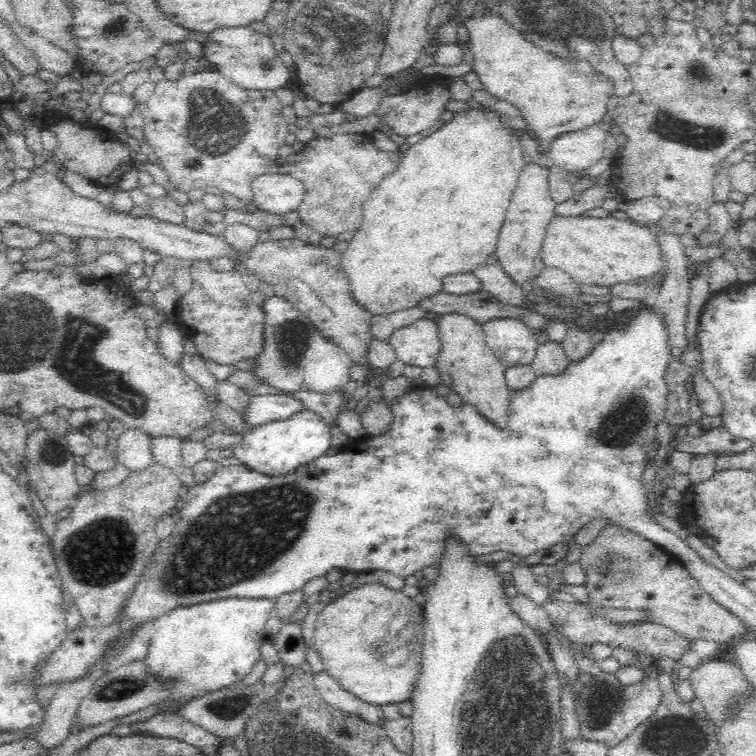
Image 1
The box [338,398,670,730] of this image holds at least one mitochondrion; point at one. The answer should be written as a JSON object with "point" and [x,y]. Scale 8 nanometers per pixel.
{"point":[614,430]}

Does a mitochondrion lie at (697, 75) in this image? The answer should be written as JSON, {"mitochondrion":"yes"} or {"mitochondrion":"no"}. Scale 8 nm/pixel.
{"mitochondrion":"yes"}

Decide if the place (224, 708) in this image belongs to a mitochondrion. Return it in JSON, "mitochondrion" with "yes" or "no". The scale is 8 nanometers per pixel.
{"mitochondrion":"yes"}

